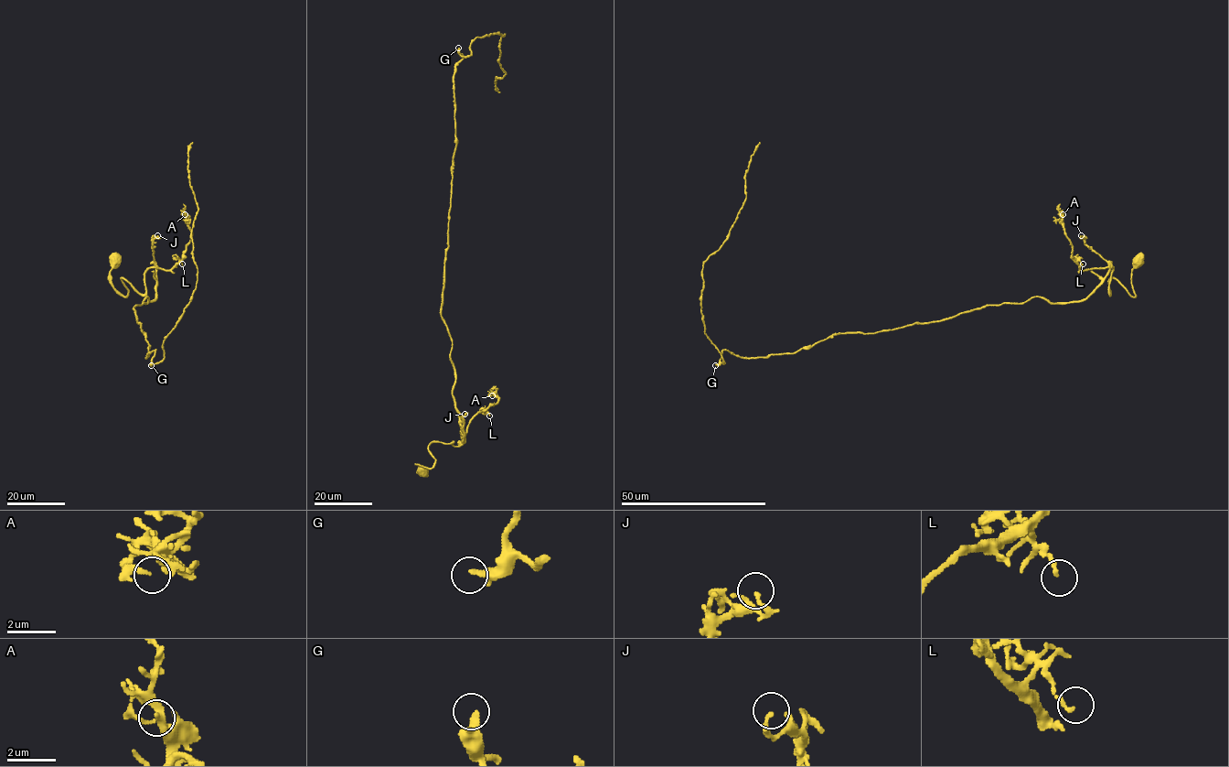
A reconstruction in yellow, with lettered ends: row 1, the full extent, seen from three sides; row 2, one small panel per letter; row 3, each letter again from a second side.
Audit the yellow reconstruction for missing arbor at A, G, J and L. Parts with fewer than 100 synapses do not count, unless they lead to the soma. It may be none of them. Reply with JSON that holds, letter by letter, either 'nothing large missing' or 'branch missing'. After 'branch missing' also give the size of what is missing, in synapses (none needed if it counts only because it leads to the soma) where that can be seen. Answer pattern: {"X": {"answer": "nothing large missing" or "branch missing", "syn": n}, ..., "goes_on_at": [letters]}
{"A": {"answer": "nothing large missing"}, "G": {"answer": "branch missing", "syn": 100}, "J": {"answer": "nothing large missing"}, "L": {"answer": "nothing large missing"}, "goes_on_at": ["G"]}

